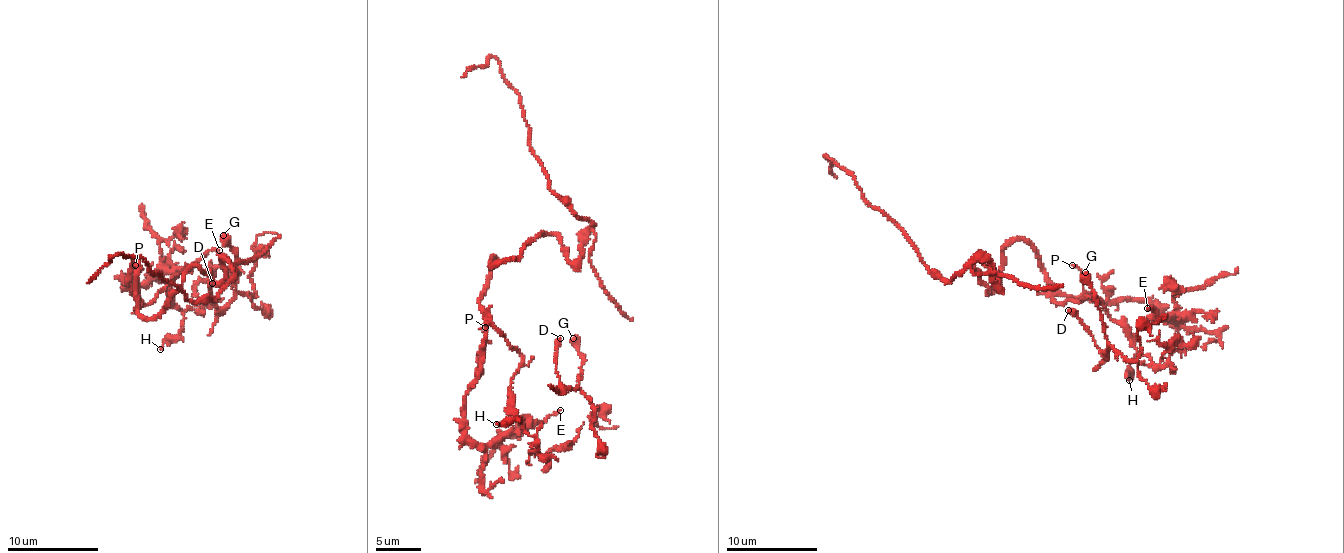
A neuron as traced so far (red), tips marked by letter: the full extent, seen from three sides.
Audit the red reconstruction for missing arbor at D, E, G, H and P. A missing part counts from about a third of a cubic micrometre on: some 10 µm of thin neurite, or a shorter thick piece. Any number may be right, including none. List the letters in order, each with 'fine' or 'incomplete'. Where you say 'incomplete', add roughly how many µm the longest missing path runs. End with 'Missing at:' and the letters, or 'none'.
D: fine
E: fine
G: fine
H: fine
P: fine
Missing at: none

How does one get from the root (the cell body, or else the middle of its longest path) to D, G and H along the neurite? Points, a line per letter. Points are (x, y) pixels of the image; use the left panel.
D: (137, 270), (145, 304), (173, 274), (172, 304), (199, 311), (219, 267), (253, 296), (220, 309), (212, 283)
G: (137, 270), (145, 304), (173, 274), (172, 304), (199, 311), (219, 267), (253, 296), (223, 235)
H: (137, 270), (136, 258), (128, 286), (145, 304), (176, 276), (169, 298), (181, 310), (183, 323), (160, 349)

